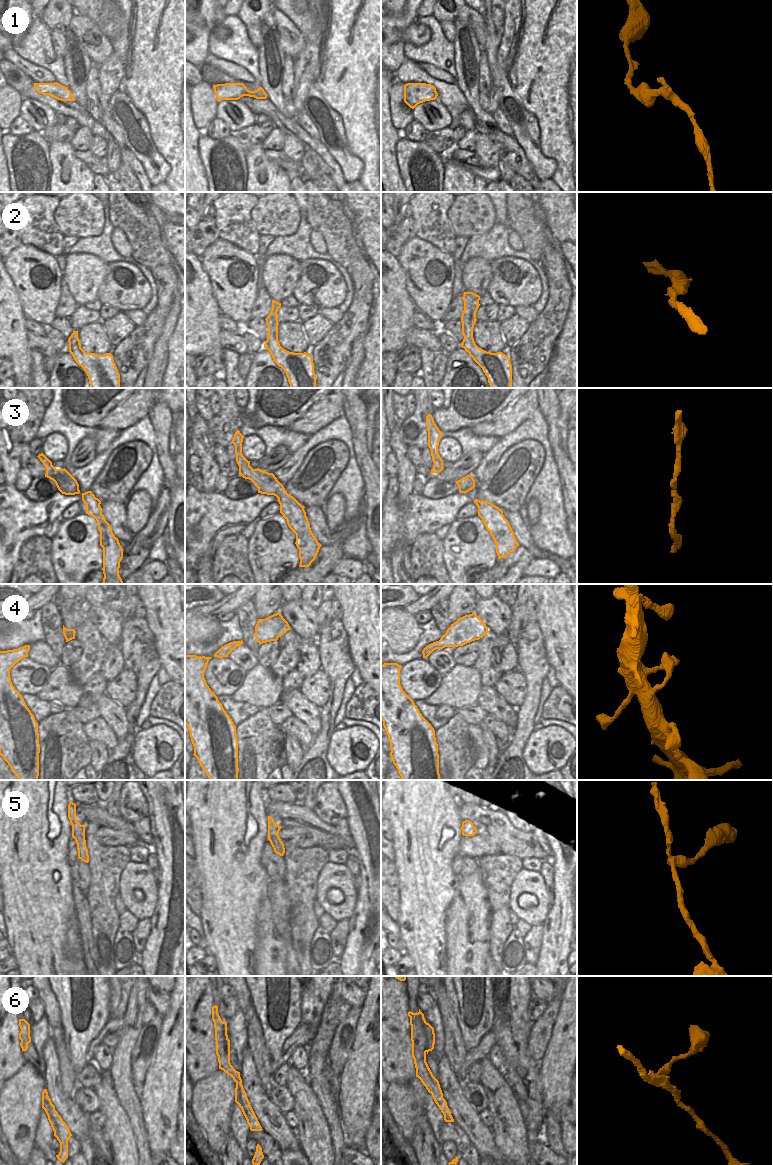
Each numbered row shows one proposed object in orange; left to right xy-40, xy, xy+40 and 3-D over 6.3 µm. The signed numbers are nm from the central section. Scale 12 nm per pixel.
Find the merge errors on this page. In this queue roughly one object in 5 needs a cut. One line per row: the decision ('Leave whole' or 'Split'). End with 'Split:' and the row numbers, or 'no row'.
1: Leave whole
2: Leave whole
3: Leave whole
4: Leave whole
5: Split
6: Split
Split: 5, 6

